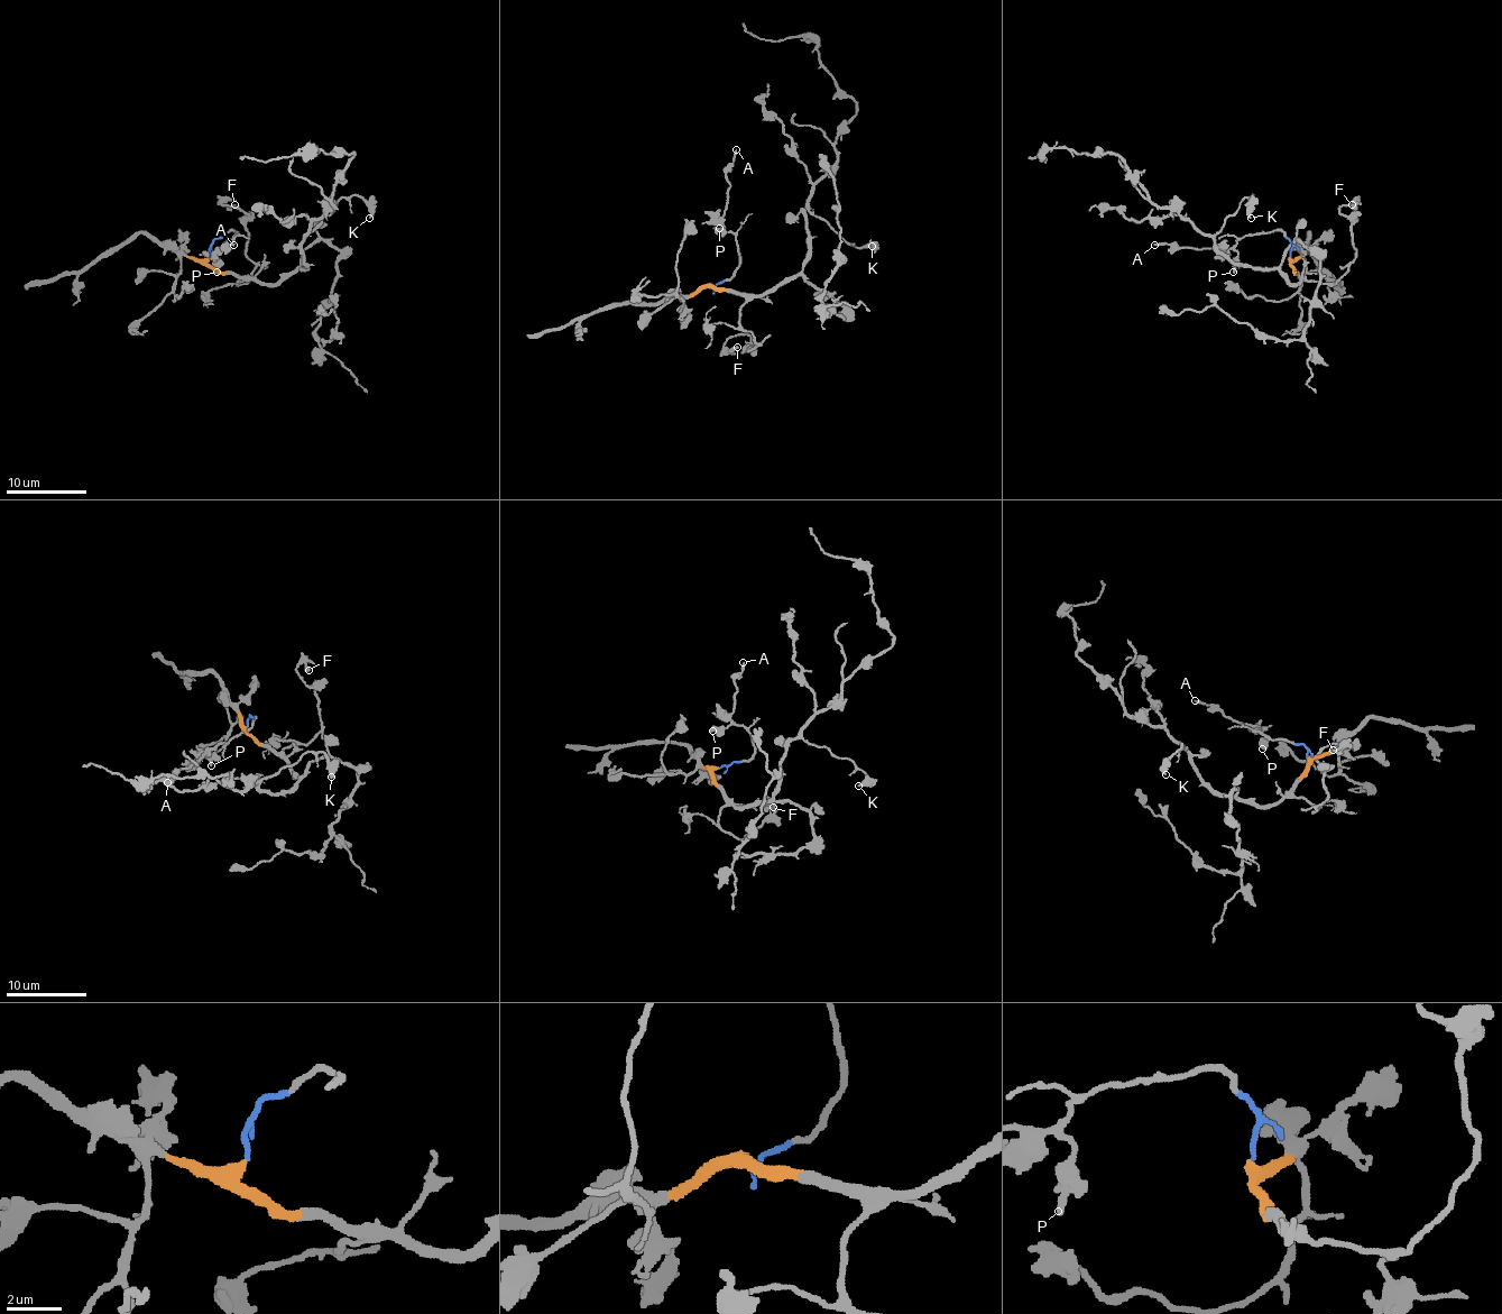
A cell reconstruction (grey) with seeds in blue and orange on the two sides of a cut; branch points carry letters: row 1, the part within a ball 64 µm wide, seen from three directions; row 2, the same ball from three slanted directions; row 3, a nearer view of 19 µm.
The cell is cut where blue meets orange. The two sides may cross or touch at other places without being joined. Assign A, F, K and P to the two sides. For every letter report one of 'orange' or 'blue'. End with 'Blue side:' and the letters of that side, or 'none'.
A: blue
F: orange
K: orange
P: blue
Blue side: A, P

